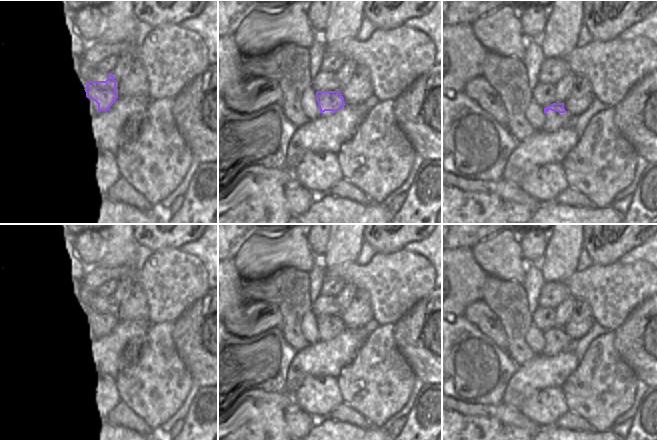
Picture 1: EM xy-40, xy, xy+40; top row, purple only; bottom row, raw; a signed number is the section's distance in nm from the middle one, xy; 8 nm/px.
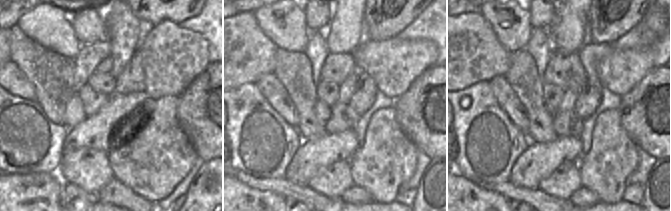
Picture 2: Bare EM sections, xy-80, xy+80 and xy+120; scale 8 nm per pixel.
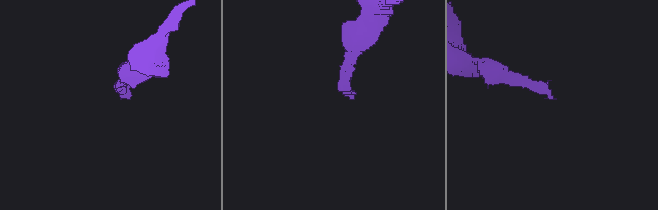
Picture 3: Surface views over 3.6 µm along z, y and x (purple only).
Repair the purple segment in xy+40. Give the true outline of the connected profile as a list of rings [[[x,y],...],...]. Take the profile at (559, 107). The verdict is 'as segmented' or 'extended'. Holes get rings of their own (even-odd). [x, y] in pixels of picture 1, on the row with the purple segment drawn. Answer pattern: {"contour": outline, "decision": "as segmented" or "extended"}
{"contour": [[[539,83],[532,89],[532,99],[544,109],[544,113],[549,110],[565,113],[564,103],[556,102],[556,85]]], "decision": "extended"}

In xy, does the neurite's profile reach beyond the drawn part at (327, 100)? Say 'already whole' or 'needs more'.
needs more

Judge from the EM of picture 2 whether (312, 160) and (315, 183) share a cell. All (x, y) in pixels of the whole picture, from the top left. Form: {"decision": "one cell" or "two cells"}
{"decision": "two cells"}

